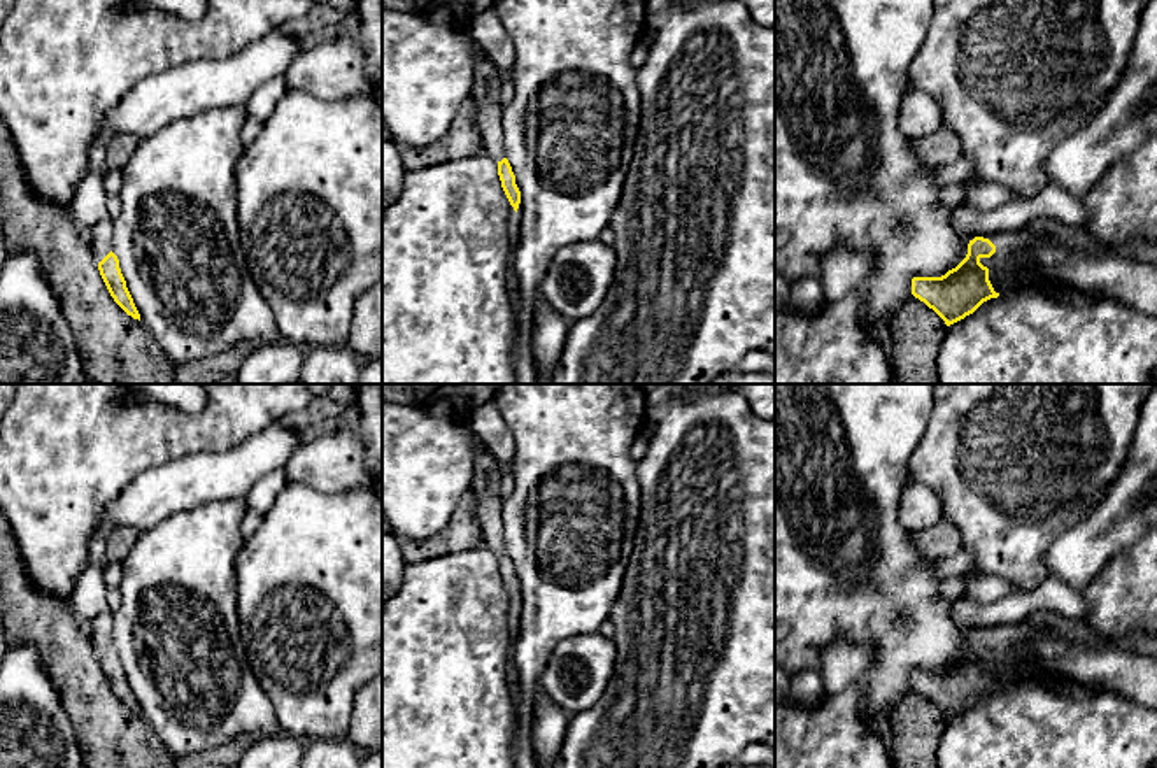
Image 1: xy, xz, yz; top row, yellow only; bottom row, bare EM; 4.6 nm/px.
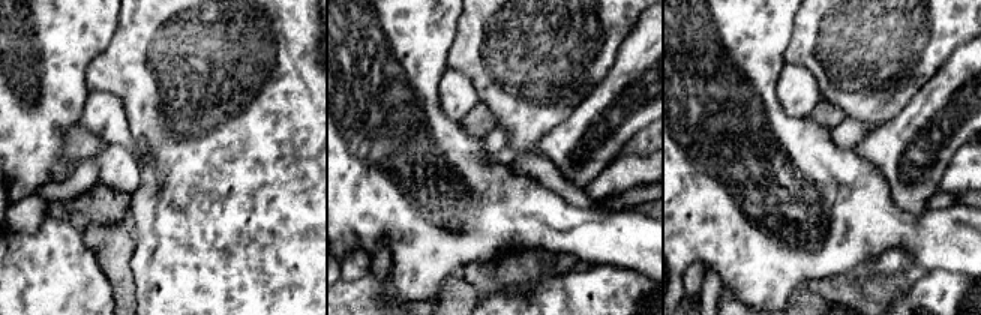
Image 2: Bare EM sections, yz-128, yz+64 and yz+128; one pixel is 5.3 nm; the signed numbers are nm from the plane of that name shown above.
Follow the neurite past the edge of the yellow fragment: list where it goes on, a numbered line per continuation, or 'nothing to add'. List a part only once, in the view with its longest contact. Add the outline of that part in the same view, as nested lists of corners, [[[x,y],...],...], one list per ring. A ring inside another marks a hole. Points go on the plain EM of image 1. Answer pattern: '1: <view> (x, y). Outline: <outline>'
1: xy (99, 630). Outline: [[[105,612],[95,617],[84,629],[91,640],[95,654],[100,656],[112,644],[112,614]]]

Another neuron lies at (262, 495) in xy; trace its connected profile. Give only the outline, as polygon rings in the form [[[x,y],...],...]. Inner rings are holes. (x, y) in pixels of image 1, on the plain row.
[[[284,466],[266,473],[244,496],[247,510],[265,514],[286,486],[287,477]]]

